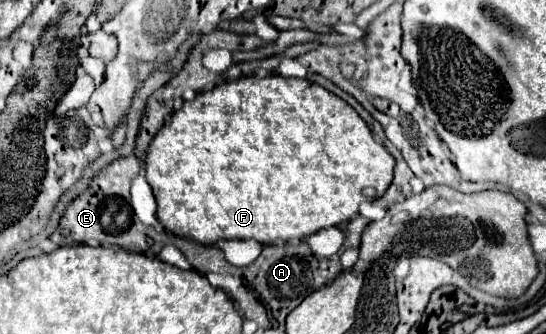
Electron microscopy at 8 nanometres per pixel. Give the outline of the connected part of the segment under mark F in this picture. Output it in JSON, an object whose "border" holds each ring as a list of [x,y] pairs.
{"border":[[[250,75],[240,77],[232,83],[222,83],[214,87],[212,91],[198,93],[192,101],[184,101],[180,109],[172,113],[172,121],[164,125],[158,135],[152,139],[148,155],[146,155],[146,179],[152,187],[156,205],[158,205],[158,221],[160,225],[178,235],[178,237],[190,237],[202,245],[214,245],[218,239],[254,239],[258,243],[272,243],[276,239],[290,241],[290,239],[306,239],[308,235],[328,229],[334,225],[340,225],[344,221],[350,221],[358,215],[358,207],[362,201],[372,201],[374,197],[368,197],[366,191],[374,189],[376,199],[384,195],[384,191],[392,183],[392,171],[394,171],[394,157],[386,151],[384,145],[380,145],[366,121],[338,95],[326,91],[324,87],[310,83],[308,79],[296,79],[296,77],[282,77],[282,75]]]}

